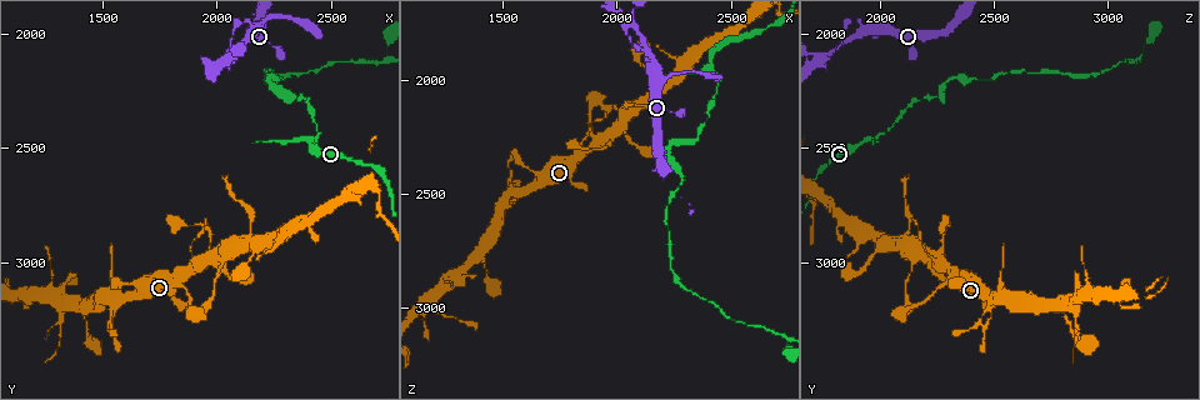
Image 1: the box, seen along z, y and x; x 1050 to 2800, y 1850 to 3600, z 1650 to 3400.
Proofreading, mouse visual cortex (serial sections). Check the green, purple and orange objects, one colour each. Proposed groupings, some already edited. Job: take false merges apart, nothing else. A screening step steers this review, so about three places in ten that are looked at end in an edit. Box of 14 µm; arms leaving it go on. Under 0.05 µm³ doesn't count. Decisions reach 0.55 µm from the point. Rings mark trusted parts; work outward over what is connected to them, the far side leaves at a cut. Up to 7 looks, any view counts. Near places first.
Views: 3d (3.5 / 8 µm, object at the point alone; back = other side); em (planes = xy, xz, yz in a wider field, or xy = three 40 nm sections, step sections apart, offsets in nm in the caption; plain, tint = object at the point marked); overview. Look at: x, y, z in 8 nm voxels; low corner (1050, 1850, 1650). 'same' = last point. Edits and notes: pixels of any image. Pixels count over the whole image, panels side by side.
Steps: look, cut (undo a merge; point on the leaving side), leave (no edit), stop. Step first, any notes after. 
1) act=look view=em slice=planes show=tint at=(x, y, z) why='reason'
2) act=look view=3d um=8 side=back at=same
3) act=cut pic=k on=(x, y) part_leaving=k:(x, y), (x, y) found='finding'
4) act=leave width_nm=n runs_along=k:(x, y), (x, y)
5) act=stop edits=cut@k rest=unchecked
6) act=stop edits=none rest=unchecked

act=look view=3d um=3.5 at=(1880, 2850, 2310) why='a narrow waist'

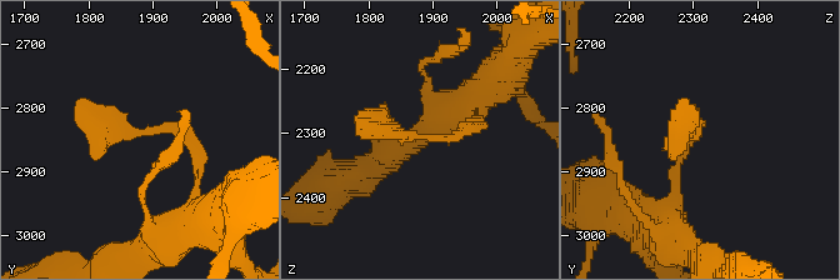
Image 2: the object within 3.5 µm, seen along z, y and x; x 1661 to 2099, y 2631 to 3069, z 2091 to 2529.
act=look view=em slice=xy step=1 show=tint at=(1885, 2835, 2310) why='now the EM'

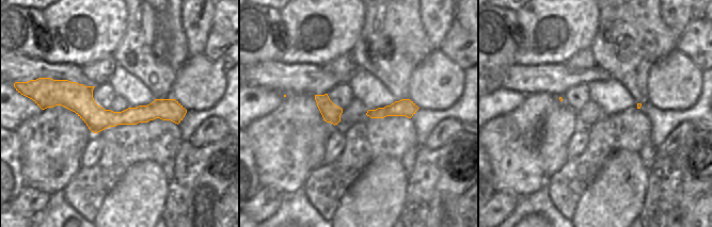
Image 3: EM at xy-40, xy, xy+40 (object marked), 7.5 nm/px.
act=leave runs_along=2:(198, 165), (175, 128), (129, 131), (75, 104) found='one cell here'

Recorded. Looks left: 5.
act=look view=3d um=3.5 side=back at=(2430, 2440, 2040) why='narrows sharply'

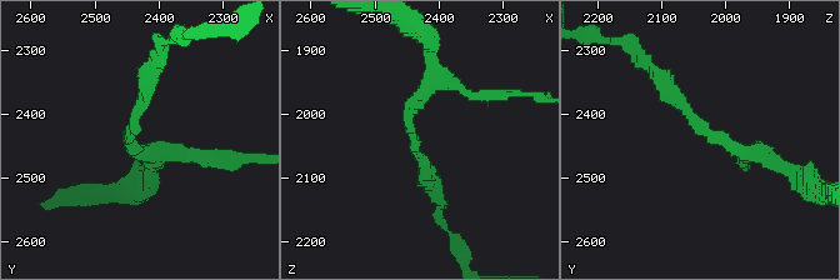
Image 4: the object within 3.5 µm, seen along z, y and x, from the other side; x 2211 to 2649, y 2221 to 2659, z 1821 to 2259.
act=look view=em slice=xy step=3 show=tint at=(2435, 2430, 2035) arm_widths_nm=250,250 why='need the tissue'

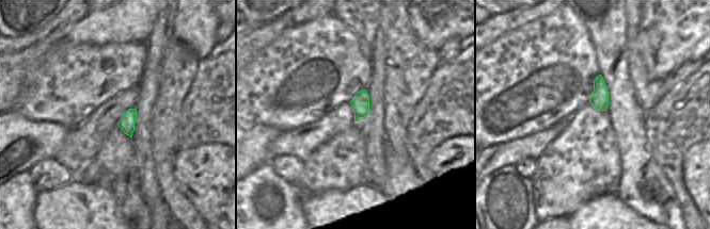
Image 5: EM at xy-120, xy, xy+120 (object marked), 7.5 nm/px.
act=leave runs_along=4:(771, 163), (708, 136), (653, 71) found='continuous, no second cell'

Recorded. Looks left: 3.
act=look view=3d um=3.5 at=(2280, 2190, 2440) why='sharp bend'

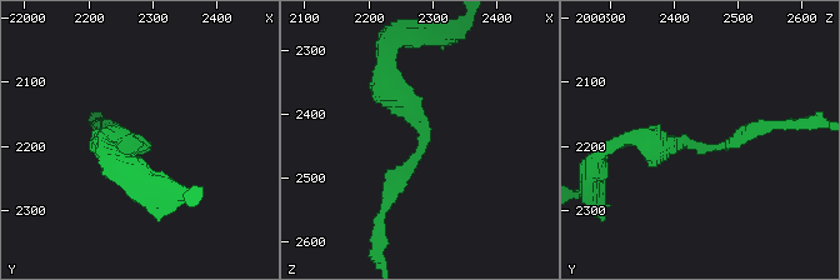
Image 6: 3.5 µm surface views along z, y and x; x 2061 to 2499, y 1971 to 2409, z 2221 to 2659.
act=look view=em slice=planes show=tint at=(2290, 2205, 2440) arm_widths_nm=200,300

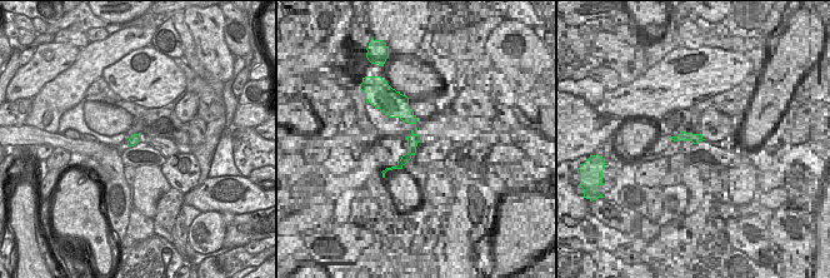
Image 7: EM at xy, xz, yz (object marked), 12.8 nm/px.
act=look view=em slice=xy step=2 show=tint at=same

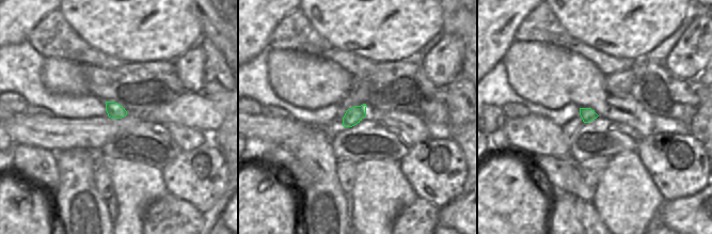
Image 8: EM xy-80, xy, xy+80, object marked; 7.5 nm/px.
act=leave found='one cell here'

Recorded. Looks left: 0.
act=stop edits=none rest=unchecked

